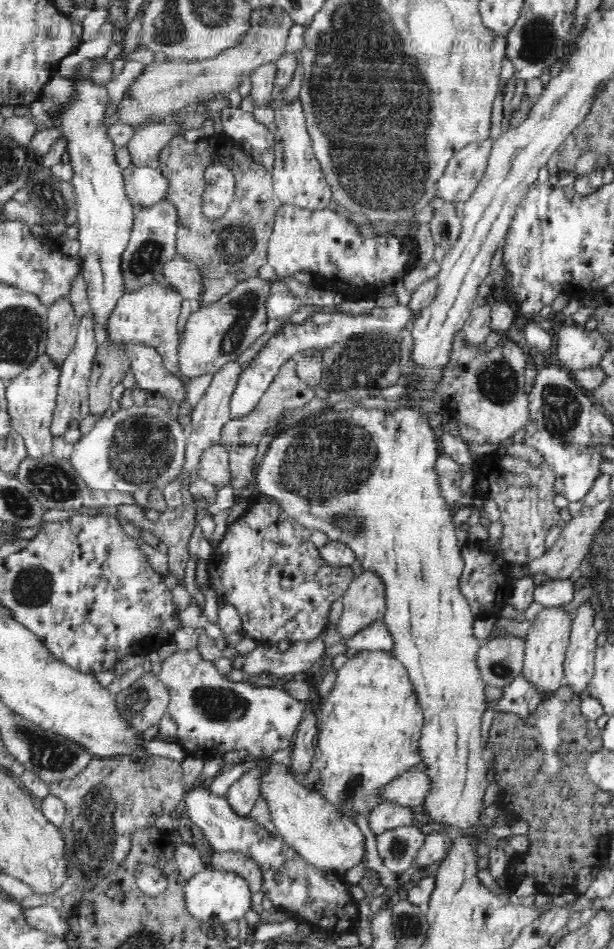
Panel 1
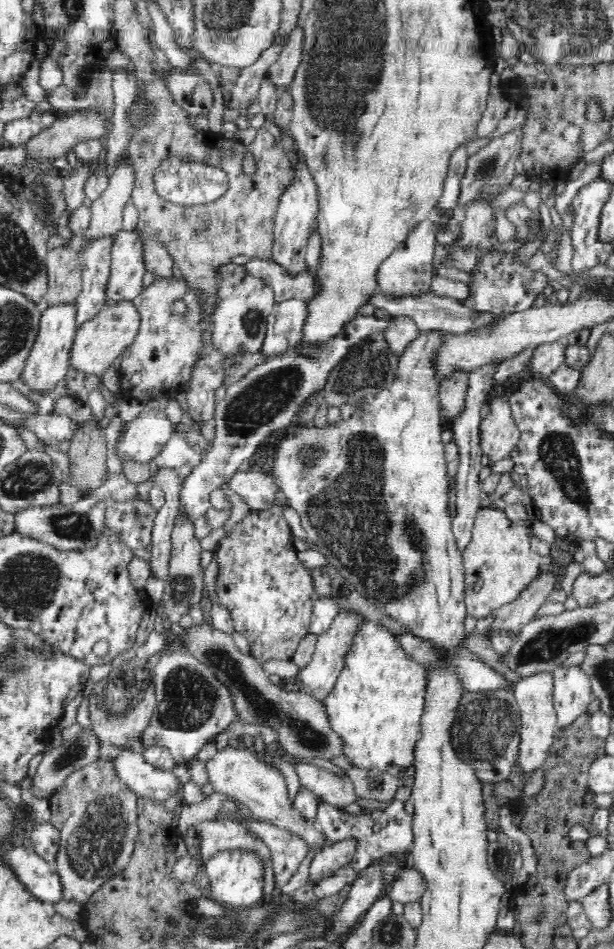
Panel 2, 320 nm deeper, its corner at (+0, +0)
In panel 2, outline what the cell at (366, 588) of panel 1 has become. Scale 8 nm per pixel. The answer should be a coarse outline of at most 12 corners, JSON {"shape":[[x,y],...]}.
{"shape":[[339,608],[300,667],[302,692],[320,701],[336,684],[366,618]]}

